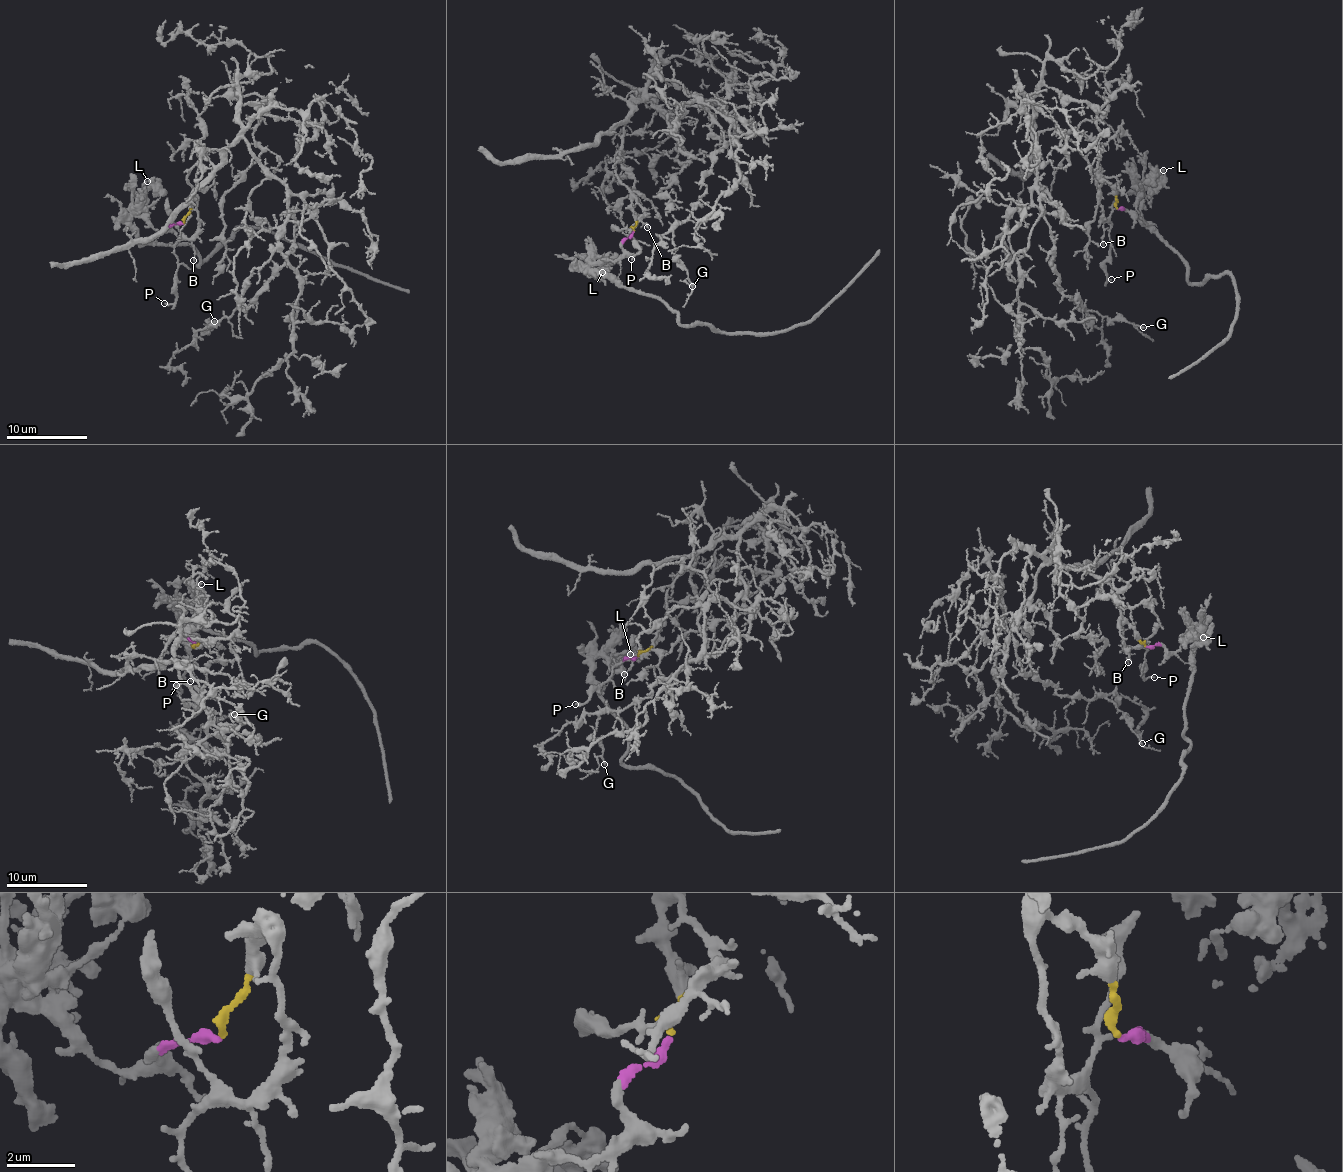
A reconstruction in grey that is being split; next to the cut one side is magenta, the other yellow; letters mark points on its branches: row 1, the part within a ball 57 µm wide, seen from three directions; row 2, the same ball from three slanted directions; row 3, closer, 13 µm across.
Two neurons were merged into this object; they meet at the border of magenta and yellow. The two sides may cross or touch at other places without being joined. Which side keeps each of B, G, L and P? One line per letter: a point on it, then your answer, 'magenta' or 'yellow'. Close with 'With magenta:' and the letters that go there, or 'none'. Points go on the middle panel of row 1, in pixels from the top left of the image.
B: place (647, 227); yellow
G: place (692, 286); yellow
L: place (602, 272); magenta
P: place (631, 259); yellow
With magenta: L

